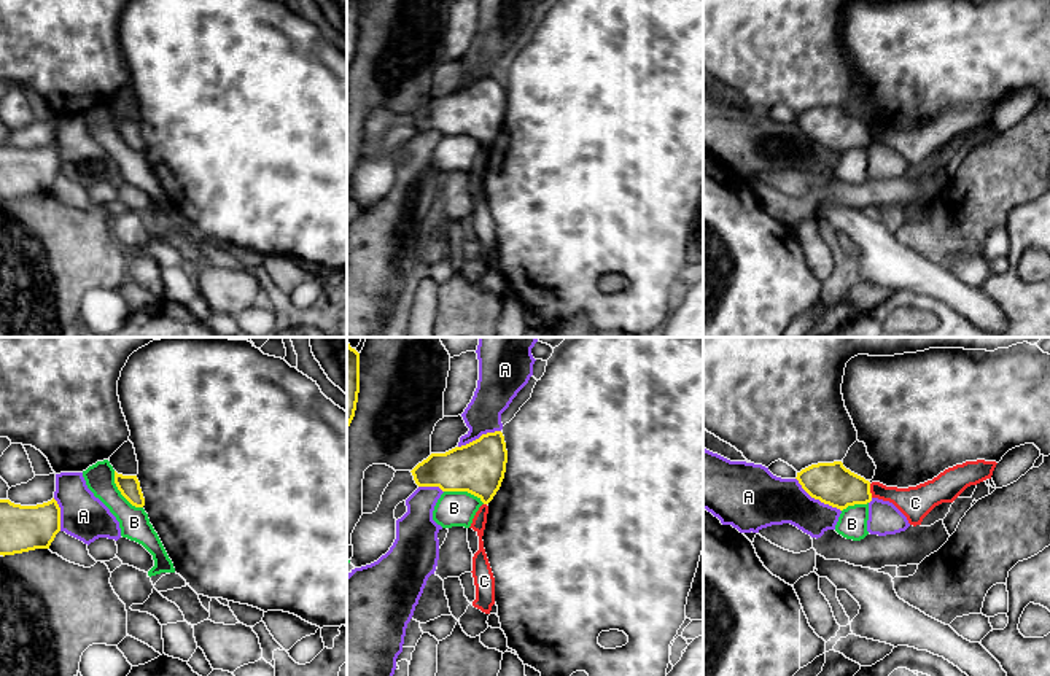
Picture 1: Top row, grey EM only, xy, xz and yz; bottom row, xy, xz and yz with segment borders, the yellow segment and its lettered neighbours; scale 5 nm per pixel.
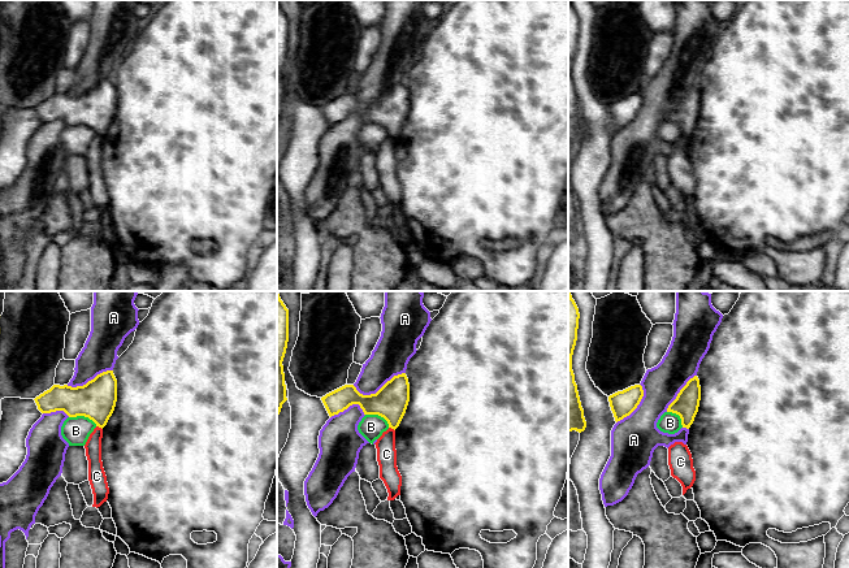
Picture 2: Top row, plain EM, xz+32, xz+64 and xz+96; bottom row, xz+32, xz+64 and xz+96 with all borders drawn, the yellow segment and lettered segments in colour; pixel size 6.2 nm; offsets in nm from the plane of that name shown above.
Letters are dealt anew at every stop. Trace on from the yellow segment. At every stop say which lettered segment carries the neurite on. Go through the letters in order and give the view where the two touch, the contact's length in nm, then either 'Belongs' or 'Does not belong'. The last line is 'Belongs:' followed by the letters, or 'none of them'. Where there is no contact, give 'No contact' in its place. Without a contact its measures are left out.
A: Touches yellow in yz. Shared border 280 nm. Does not belong
B: Touches yellow in xy. Shared border 240 nm. Does not belong
C: Touches yellow in yz. Shared border 70 nm. Does not belong
Belongs: none of them

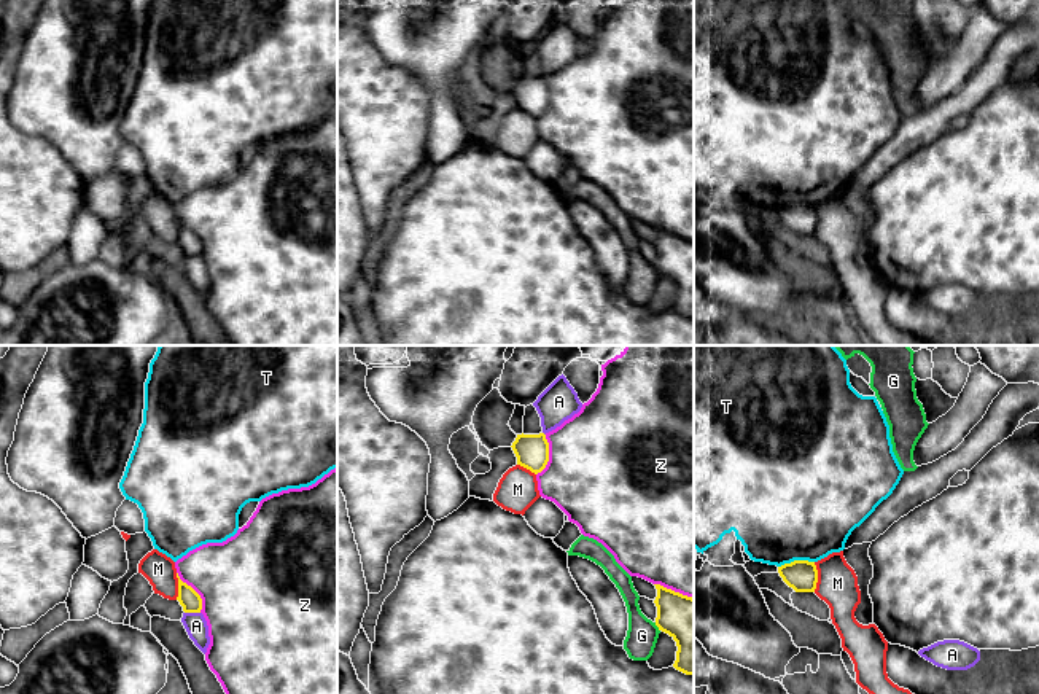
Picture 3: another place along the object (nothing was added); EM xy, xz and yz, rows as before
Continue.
A: Touches yellow in xy. Shared border 80 nm. Does not belong
G: Touches yellow in xz. Shared border 50 nm. Does not belong
M: Touches yellow in yz. Shared border 150 nm. Does not belong
T: Touches yellow in yz. Shared border 190 nm. Does not belong
Z: Touches yellow in xy. Shared border 240 nm. Does not belong
Belongs: none of them

